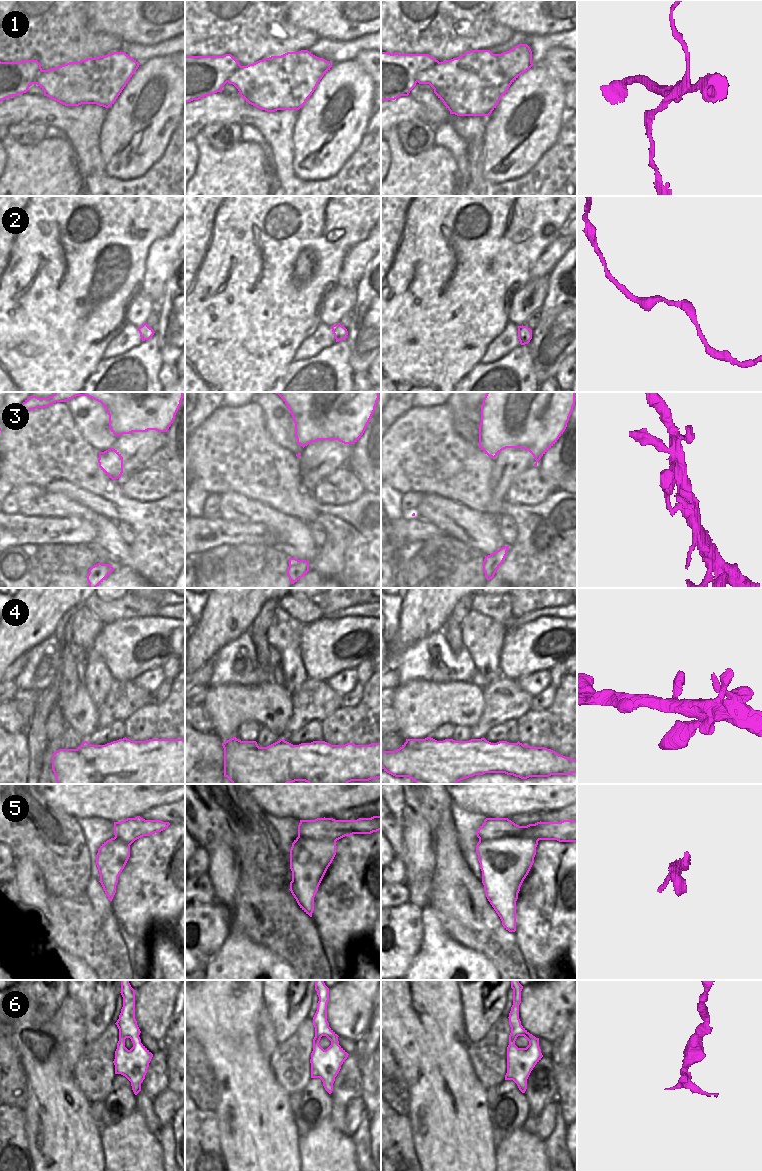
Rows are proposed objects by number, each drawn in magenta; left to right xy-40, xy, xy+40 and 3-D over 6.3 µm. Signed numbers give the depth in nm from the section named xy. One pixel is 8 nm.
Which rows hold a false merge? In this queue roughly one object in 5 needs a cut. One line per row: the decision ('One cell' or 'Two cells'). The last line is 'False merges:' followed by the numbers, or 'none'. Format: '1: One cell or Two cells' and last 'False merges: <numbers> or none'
1: Two cells
2: One cell
3: One cell
4: One cell
5: One cell
6: Two cells
False merges: 1, 6.

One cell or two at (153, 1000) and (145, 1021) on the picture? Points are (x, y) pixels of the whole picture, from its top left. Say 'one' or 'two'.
one

